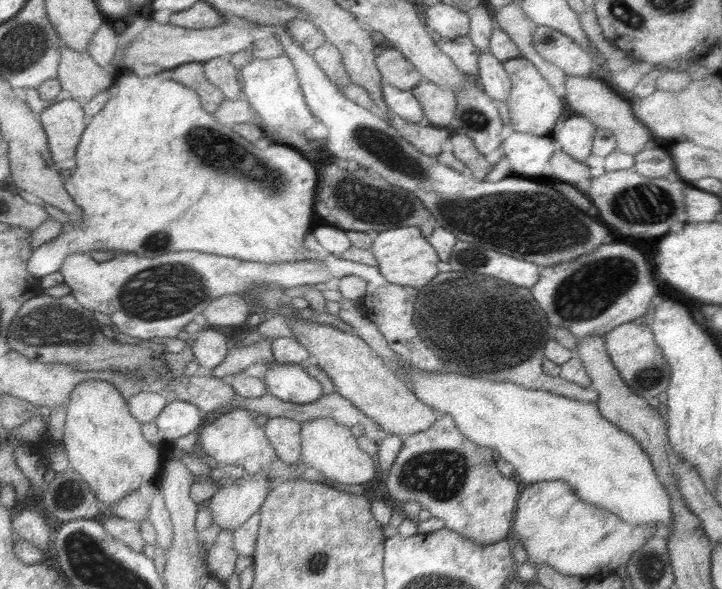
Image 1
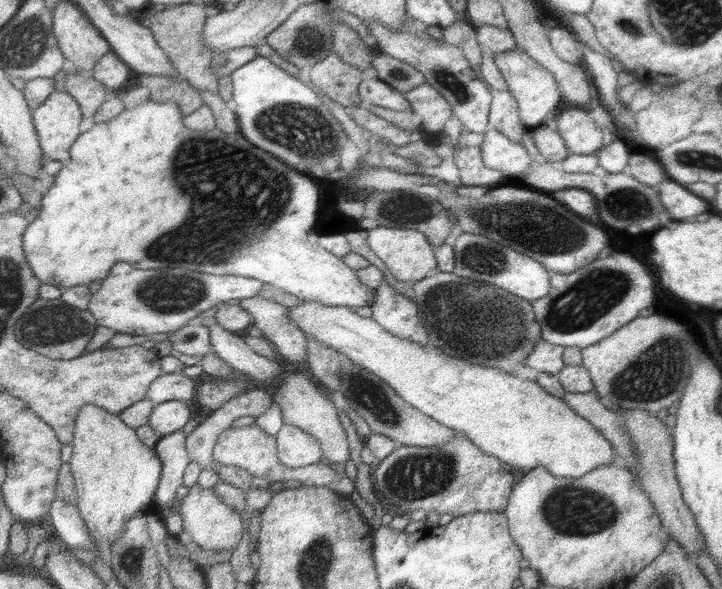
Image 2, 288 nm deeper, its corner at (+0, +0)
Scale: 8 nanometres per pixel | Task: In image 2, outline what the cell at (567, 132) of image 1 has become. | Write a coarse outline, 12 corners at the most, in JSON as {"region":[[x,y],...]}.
{"region":[[583,108],[559,112],[553,122],[569,154],[587,156],[603,144]]}

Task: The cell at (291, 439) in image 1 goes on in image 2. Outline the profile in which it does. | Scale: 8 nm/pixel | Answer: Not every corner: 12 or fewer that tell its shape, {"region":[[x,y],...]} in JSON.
{"region":[[281,426],[277,456],[287,468],[325,462],[317,438]]}

